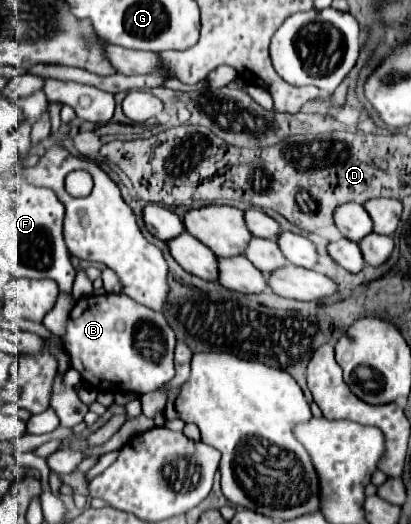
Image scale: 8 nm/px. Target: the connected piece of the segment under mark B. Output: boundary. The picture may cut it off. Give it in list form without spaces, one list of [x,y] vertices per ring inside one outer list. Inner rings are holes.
[[[124,293],[82,297],[70,311],[62,343],[70,355],[70,365],[98,391],[144,395],[174,377],[174,331],[162,313],[136,303]]]

